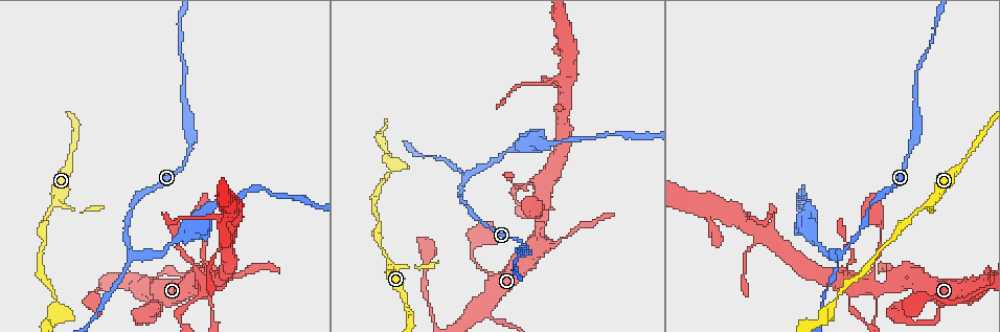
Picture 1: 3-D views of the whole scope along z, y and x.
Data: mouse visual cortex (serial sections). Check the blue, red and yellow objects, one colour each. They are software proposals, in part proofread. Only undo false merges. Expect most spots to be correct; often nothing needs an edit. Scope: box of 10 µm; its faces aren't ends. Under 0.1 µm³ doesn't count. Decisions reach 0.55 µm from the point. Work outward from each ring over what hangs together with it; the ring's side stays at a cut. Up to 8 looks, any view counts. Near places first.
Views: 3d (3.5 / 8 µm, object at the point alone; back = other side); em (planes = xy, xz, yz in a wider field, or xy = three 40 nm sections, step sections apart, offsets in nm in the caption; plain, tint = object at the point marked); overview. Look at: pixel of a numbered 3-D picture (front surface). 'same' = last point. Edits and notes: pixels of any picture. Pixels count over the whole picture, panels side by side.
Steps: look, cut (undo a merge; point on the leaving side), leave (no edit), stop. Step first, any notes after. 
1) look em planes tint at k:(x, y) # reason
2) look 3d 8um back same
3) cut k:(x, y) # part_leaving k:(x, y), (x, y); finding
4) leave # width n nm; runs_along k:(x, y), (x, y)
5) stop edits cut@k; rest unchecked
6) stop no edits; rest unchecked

look 3d 8um back at 1:(542, 195) # a narrow waist

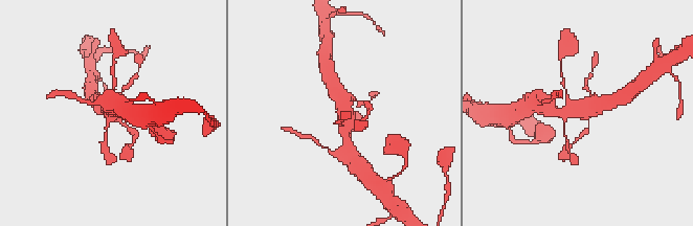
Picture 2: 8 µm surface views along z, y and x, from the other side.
look em planes tint same # need the tissue

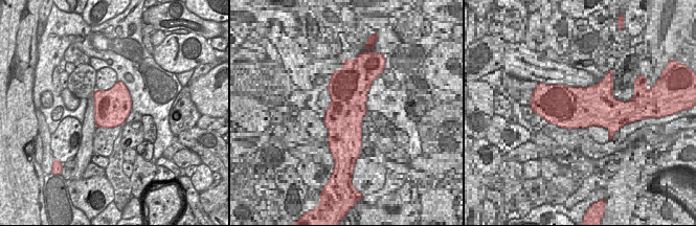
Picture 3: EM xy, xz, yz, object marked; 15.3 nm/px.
leave # runs_along 2:(348, 148), (343, 99), (336, 92); continuous, no second cell

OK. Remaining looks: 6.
look 3d 3.5um at 1:(841, 253) # three arms meet

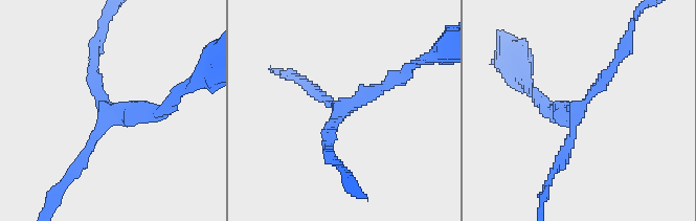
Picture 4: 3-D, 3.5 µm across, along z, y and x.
look em xy step 3 tint at 4:(343, 107) # arms 3; arm_widths 150, 150, 200 nm

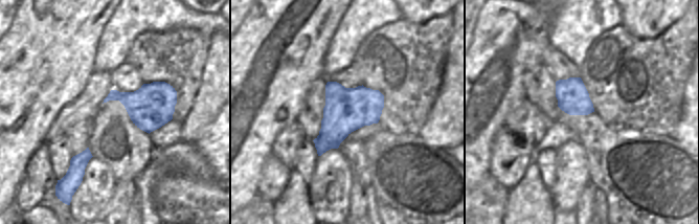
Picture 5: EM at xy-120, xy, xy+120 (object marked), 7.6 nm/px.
leave # runs_along 4:(330, 150), (333, 114), (403, 74); continuous, no second cell

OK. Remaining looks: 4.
look 3d 3.5um at 1:(49, 210) # narrows sharply

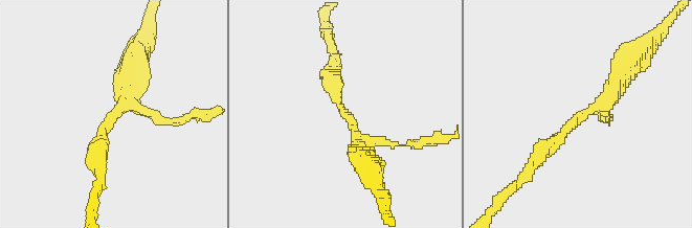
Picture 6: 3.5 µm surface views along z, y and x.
look em xy step 1 tint at 6:(112, 117) # arm_widths 250, 250 nm

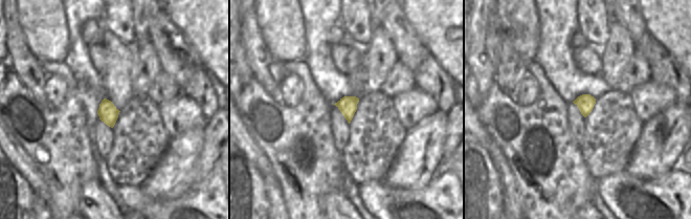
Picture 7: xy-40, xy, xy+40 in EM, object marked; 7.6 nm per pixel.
leave # width 140 nm; runs_along 6:(622, 73), (529, 170); one cell here

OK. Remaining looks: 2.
look 3d 3.5um back at 1:(57, 303) # thin neck

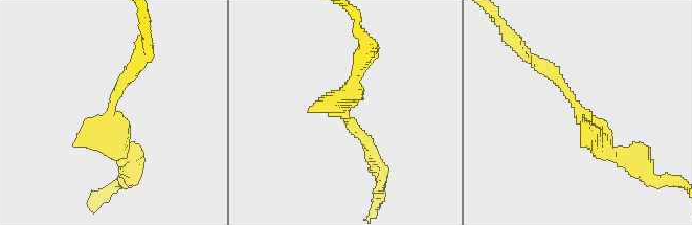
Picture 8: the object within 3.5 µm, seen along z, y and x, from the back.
look em xy step 5 tint at 8:(576, 109) # shape alone is not enough

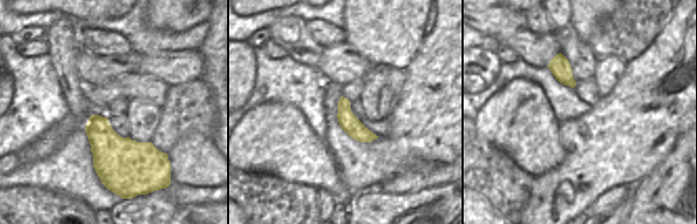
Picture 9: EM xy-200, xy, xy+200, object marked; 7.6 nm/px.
leave # runs_along 8:(537, 64), (623, 161); continuous, no second cell

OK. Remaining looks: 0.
stop no edits; rest unchecked

